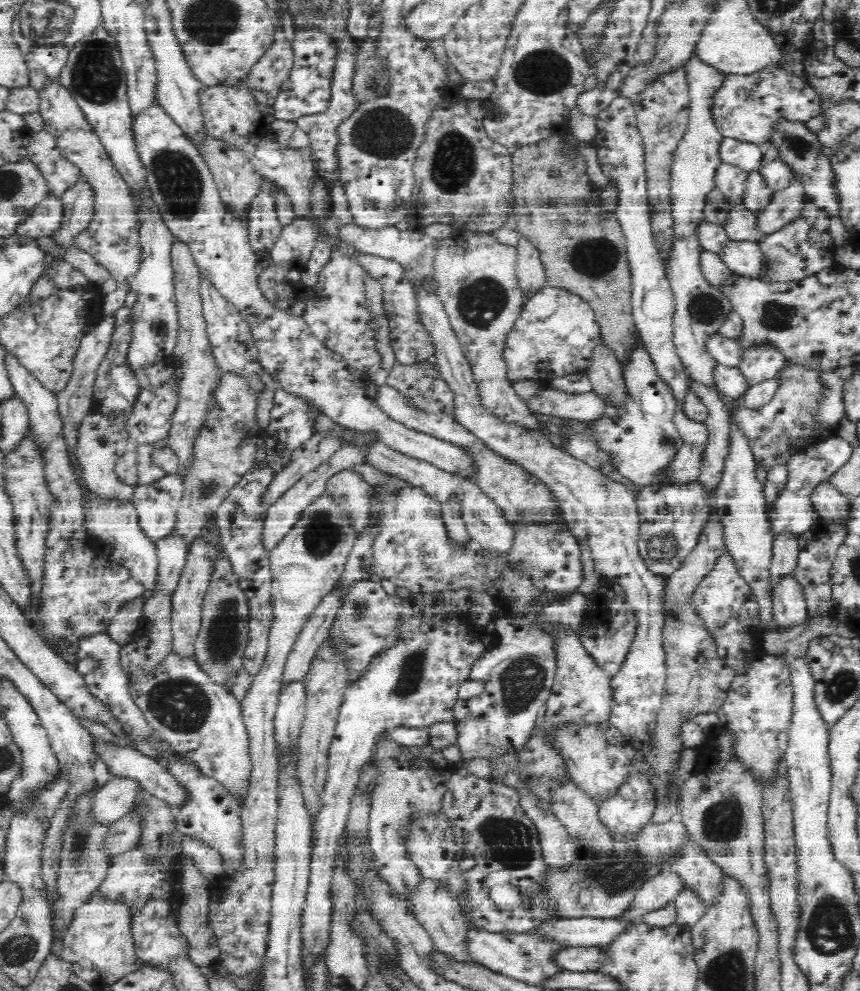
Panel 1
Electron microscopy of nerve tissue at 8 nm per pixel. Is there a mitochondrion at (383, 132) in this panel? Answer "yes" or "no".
yes

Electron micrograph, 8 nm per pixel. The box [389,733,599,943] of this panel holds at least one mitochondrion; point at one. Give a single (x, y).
(510, 842)

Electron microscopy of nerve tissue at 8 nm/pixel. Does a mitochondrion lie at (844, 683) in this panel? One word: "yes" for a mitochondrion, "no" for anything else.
yes

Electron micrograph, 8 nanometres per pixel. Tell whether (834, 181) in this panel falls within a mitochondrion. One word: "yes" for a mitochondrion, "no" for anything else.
no

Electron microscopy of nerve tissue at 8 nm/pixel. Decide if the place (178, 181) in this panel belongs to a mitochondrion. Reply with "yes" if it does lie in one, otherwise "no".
yes

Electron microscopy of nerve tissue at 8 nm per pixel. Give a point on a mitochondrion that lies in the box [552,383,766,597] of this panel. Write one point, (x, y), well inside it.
(662, 548)

